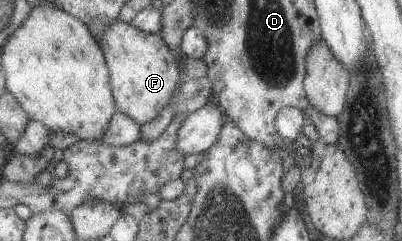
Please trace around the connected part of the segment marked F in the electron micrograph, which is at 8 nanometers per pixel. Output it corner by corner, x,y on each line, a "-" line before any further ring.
117,18
106,31
100,45
106,54
118,111
142,125
159,117
172,104
182,77
179,59
168,42
161,34
139,30

